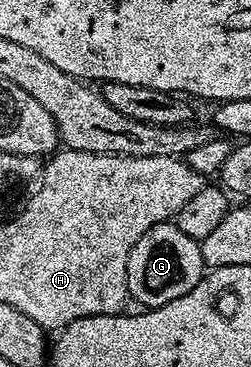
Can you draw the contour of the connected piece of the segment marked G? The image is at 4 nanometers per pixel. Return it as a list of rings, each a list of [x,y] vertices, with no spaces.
[[[178,223],[158,224],[145,230],[145,234],[141,234],[141,238],[137,238],[137,246],[133,246],[133,250],[129,250],[127,290],[131,298],[137,299],[146,308],[160,308],[165,306],[165,302],[173,302],[173,298],[181,298],[181,294],[189,294],[189,290],[193,290],[193,286],[197,286],[197,282],[201,282],[204,271],[205,265],[201,258],[199,241],[189,238],[189,234],[181,234]]]

